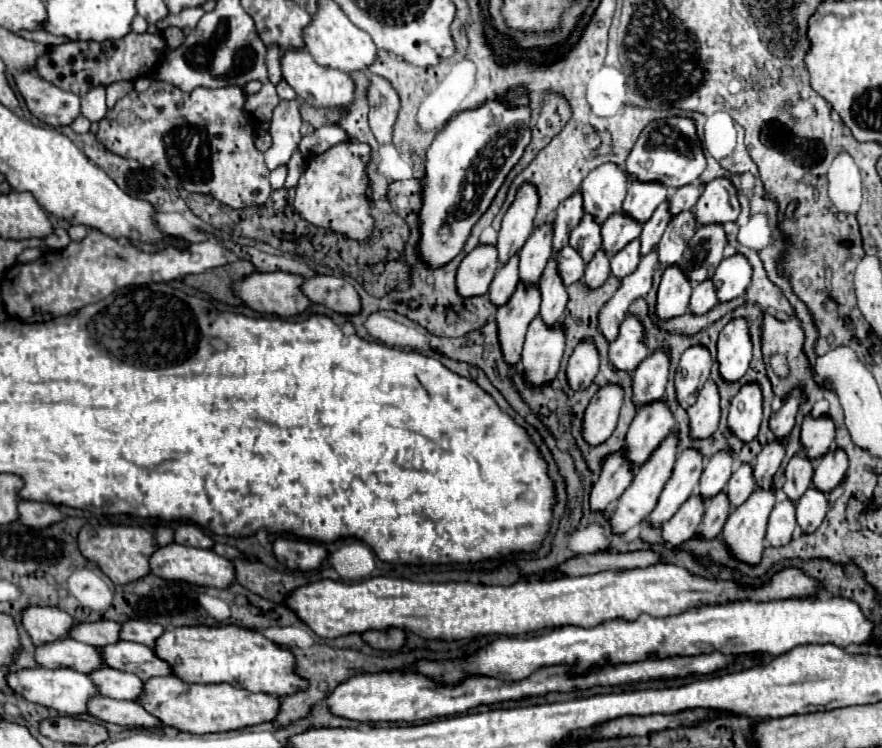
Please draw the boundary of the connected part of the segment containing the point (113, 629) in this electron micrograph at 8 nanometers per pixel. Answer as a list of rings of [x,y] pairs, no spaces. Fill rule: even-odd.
[[[98,620],[98,622],[76,622],[70,628],[70,638],[90,644],[90,646],[106,646],[118,642],[118,622],[110,620]]]

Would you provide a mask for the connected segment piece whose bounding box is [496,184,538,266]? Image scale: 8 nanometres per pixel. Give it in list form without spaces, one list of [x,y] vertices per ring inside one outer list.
[[[524,184],[516,194],[514,204],[508,208],[502,220],[502,228],[498,232],[496,250],[500,266],[504,266],[510,260],[510,256],[518,254],[528,236],[532,234],[532,220],[536,216],[536,208],[538,208],[536,188]]]

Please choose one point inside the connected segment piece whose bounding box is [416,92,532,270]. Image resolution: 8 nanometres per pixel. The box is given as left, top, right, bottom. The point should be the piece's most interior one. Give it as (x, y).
(465, 166)

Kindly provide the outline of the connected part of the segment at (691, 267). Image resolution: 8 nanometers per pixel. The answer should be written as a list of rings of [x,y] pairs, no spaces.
[[[720,224],[700,226],[692,236],[690,244],[686,246],[678,266],[692,284],[710,280],[722,260],[724,246],[726,246],[726,232],[722,230]]]

